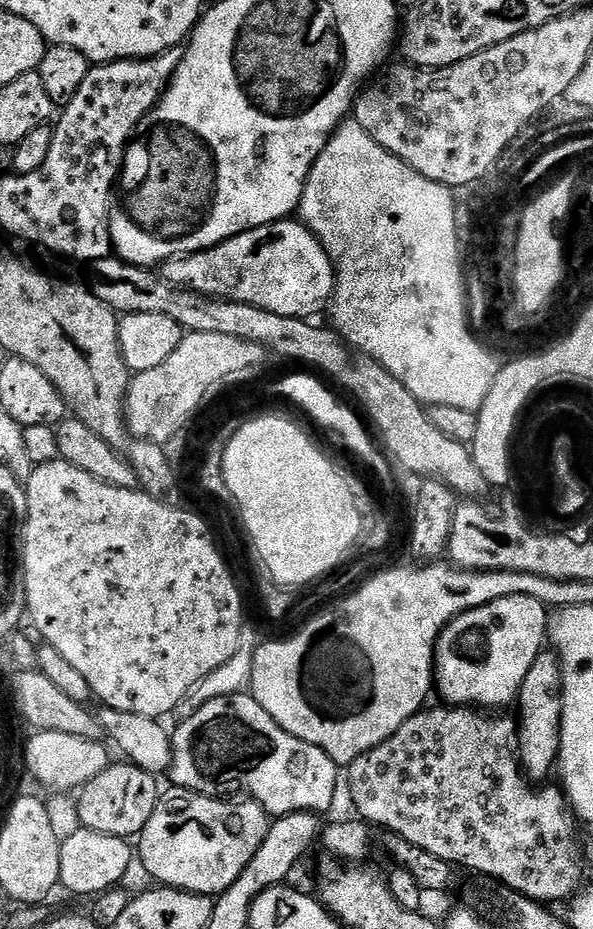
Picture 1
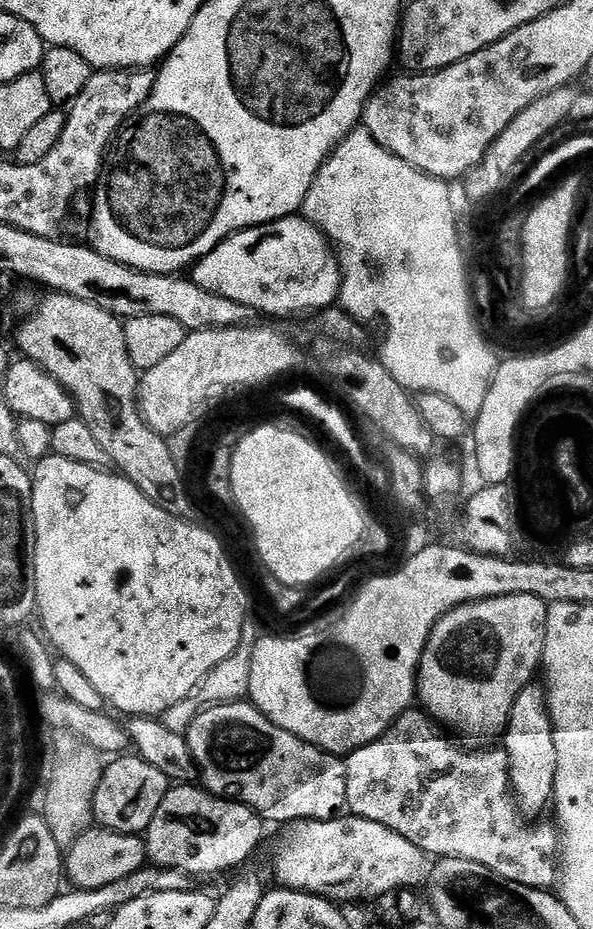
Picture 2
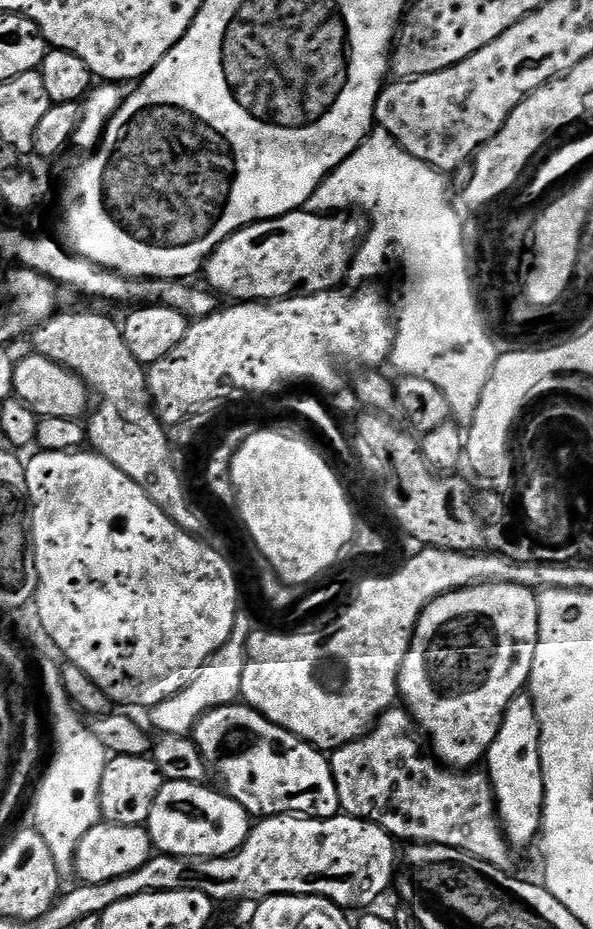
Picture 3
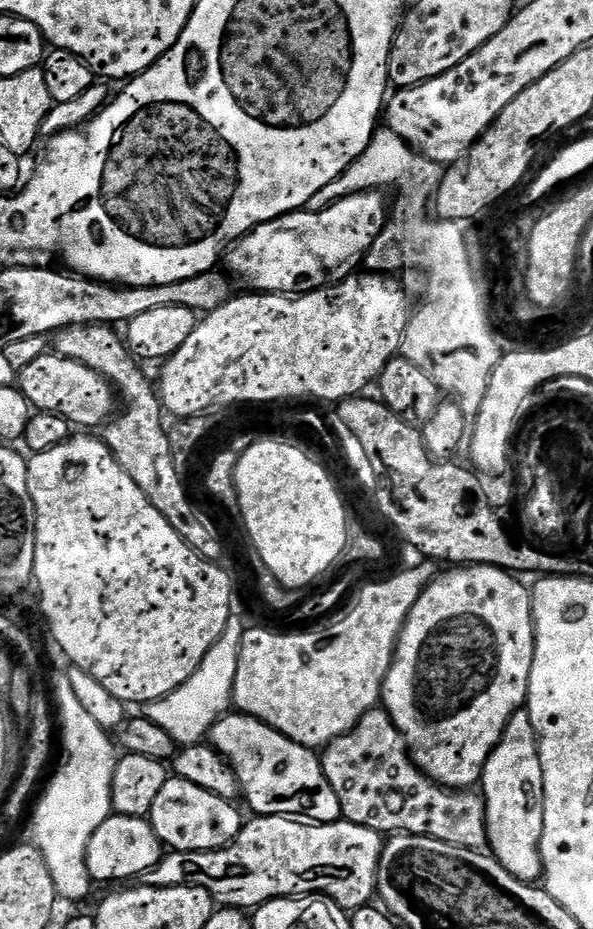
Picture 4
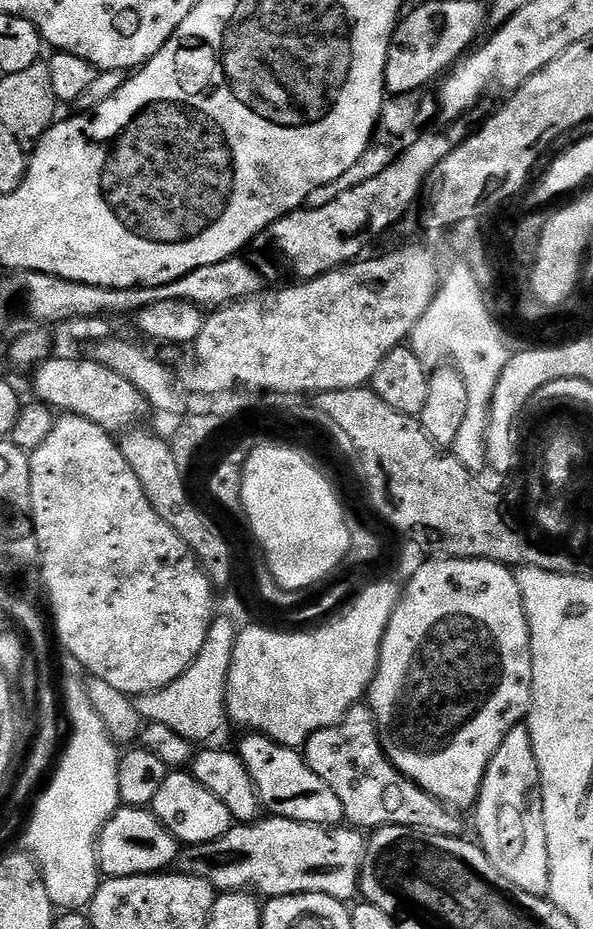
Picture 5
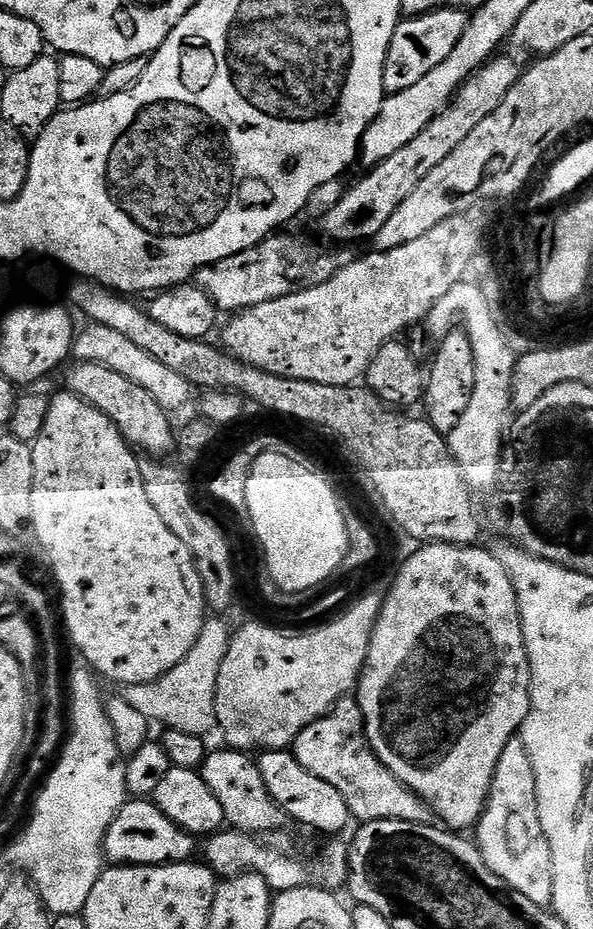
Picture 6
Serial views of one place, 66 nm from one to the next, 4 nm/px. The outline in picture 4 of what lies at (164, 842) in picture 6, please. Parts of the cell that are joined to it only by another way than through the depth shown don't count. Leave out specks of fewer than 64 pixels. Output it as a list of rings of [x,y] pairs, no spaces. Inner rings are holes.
[[[117,816],[106,818],[98,830],[94,830],[94,838],[90,838],[86,850],[86,866],[93,881],[108,884],[111,880],[132,882],[143,877],[144,873],[159,862],[162,855],[162,845],[158,834],[152,829],[151,823],[143,816]]]

